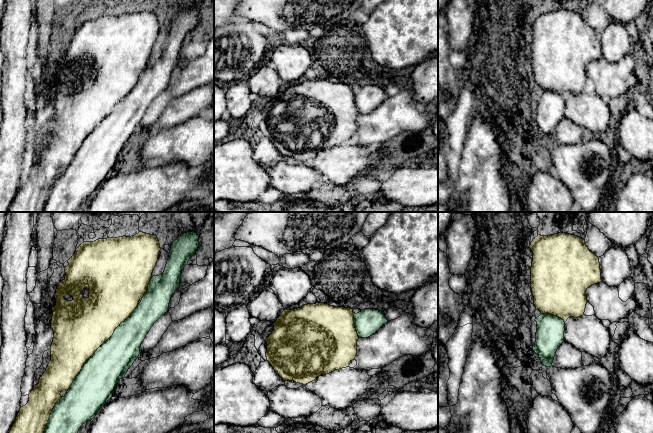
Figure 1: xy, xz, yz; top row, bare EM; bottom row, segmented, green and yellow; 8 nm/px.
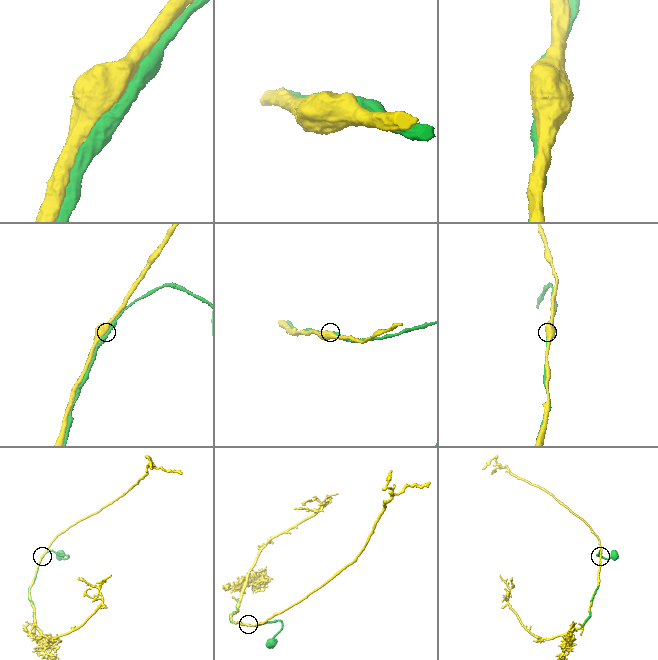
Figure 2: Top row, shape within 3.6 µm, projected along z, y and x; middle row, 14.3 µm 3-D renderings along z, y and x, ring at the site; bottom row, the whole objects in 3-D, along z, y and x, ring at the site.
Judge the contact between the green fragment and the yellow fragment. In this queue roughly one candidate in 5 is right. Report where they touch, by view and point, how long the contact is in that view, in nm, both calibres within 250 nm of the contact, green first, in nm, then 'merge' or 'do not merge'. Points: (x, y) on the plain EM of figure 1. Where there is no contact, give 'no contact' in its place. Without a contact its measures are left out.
contact xy (98, 124); length 900 nm; calibres 300 and 440 nm; merge

